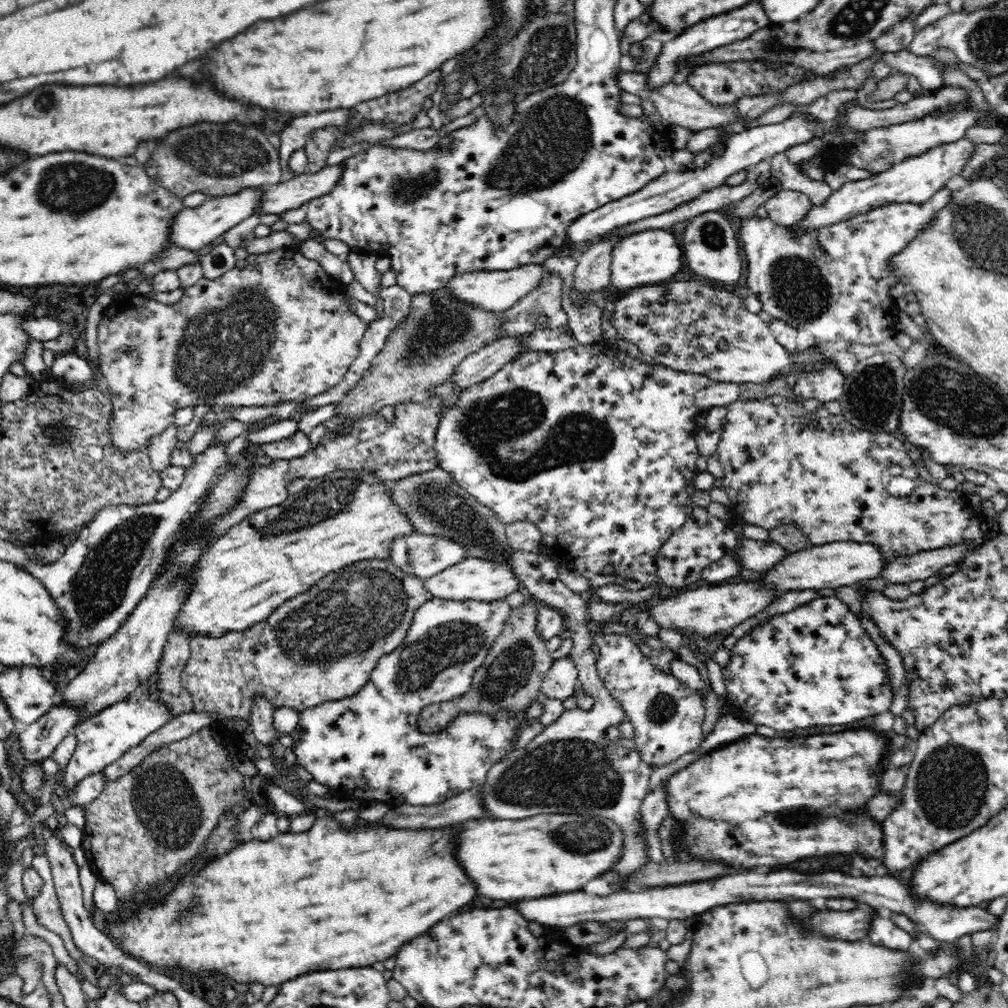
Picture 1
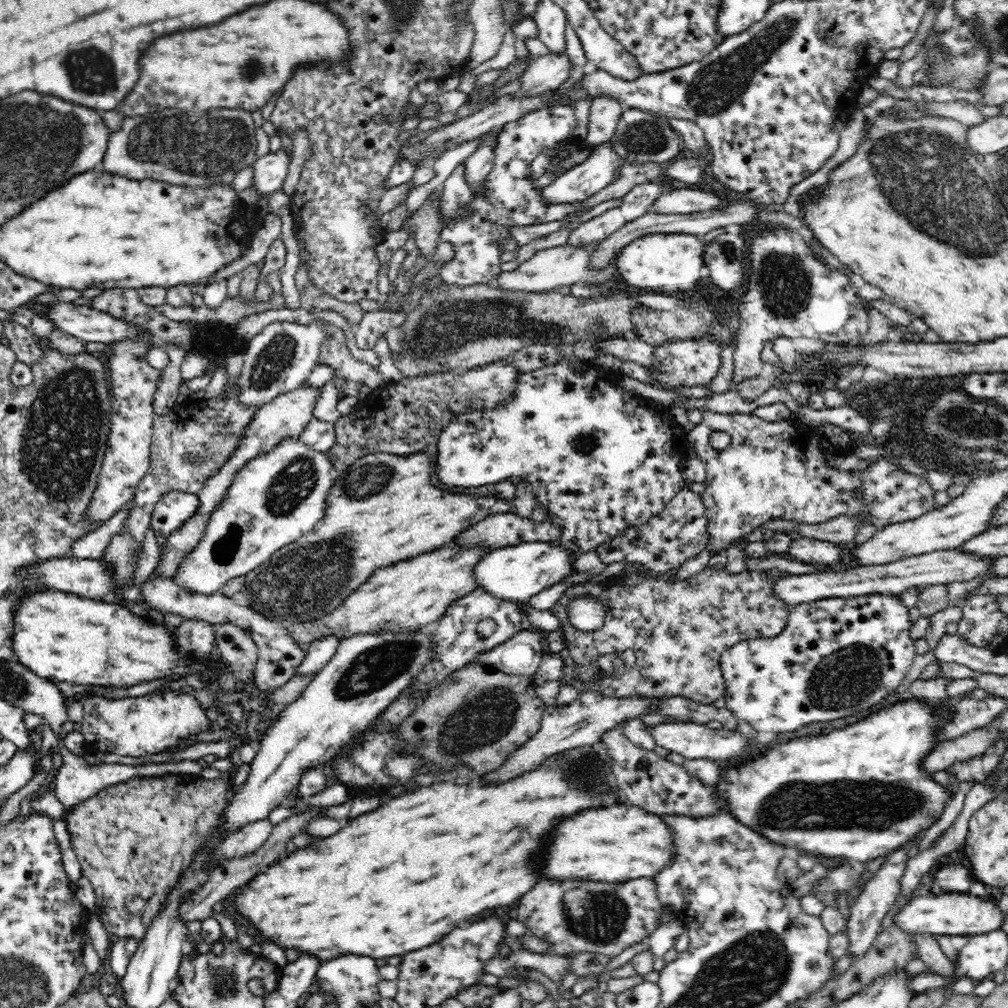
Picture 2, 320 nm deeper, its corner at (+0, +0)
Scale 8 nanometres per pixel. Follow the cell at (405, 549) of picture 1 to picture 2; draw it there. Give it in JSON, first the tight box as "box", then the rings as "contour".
{"box":[455,512,561,548],"contour":[[[515,512],[493,514],[463,530],[455,538],[462,546],[497,546],[497,548],[523,542],[551,542],[561,537],[561,528],[551,520],[542,522],[531,517],[520,518]]]}

